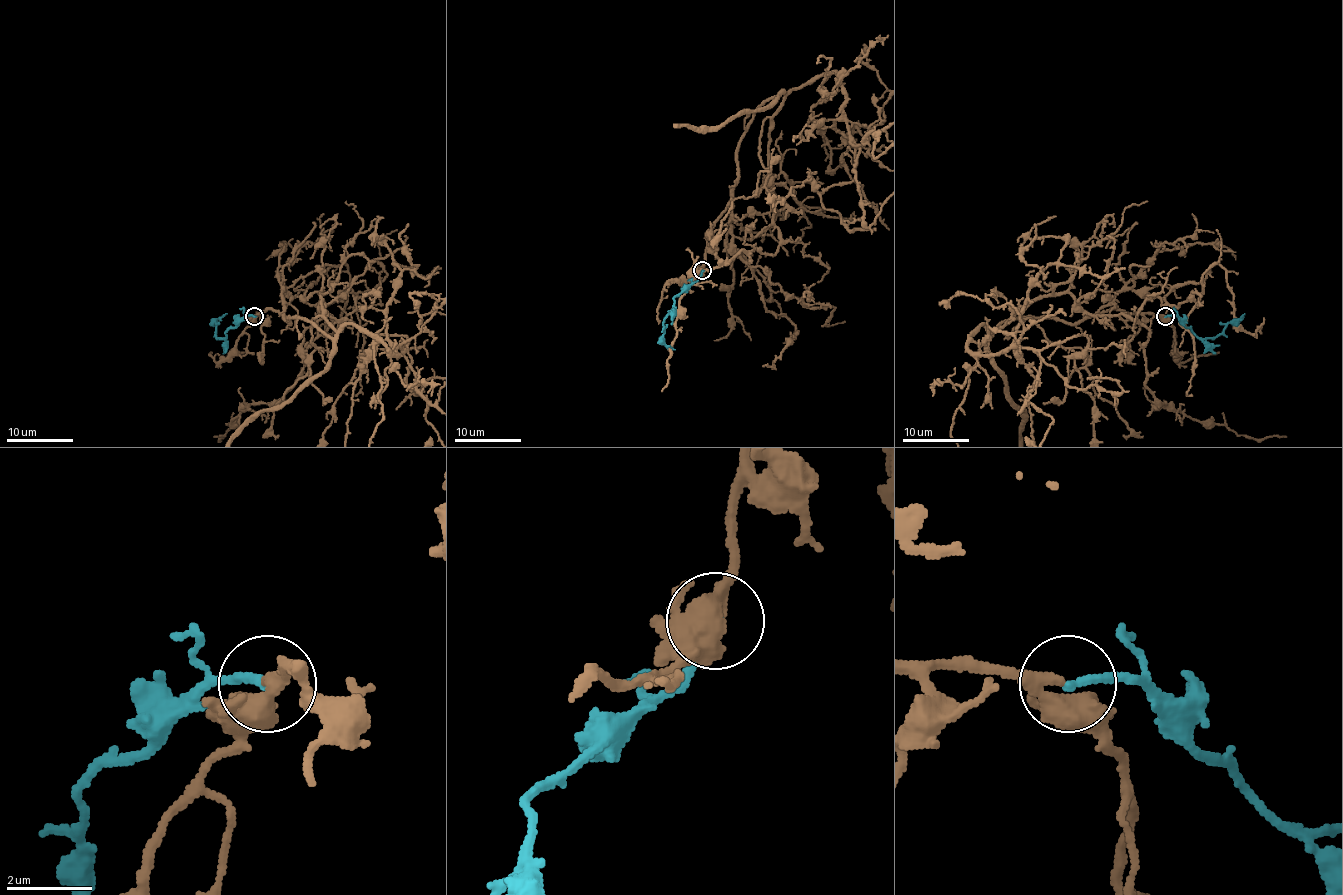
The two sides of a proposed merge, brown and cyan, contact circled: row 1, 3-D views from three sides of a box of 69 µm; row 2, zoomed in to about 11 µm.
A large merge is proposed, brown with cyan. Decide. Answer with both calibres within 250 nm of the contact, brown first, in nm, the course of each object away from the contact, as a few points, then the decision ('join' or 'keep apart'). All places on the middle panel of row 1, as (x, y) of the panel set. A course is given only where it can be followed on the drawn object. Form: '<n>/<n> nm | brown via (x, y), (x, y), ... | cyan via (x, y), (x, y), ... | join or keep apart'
280/200 nm | cyan via (702, 271), (674, 299), (664, 324), (664, 342), (675, 349) | join

